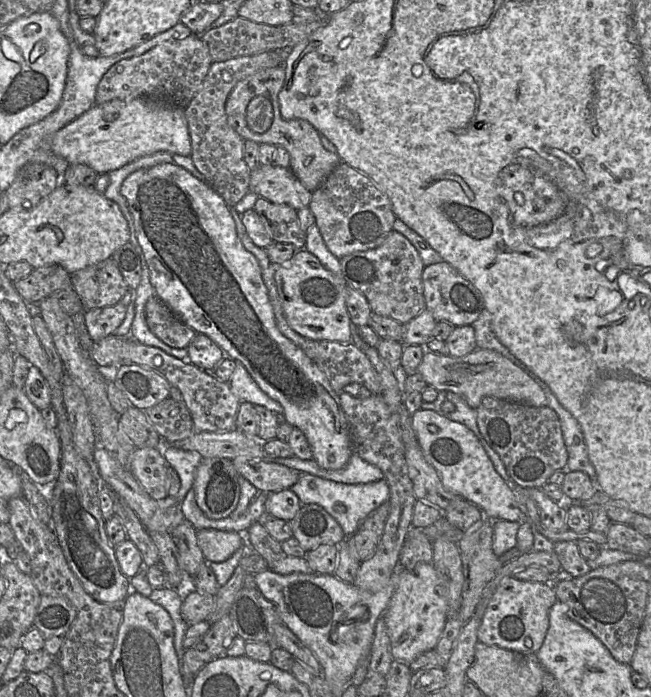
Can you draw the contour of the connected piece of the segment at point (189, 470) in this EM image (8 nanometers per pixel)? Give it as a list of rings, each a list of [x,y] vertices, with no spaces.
[[[163,443],[162,454],[168,464],[176,471],[180,478],[181,486],[174,500],[165,503],[178,503],[179,505],[193,487],[196,470],[203,457],[196,451],[186,451]]]

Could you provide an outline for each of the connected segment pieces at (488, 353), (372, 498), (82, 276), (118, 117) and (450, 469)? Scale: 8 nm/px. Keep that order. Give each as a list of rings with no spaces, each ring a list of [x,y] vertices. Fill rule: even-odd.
[[[476,349],[461,357],[426,352],[417,368],[417,373],[423,377],[428,386],[461,396],[473,409],[477,409],[483,398],[488,396],[532,407],[548,406],[548,400],[541,388],[541,383],[544,381],[527,366],[520,368],[495,350]]]
[[[302,473],[290,490],[297,495],[302,505],[317,504],[324,508],[340,524],[346,537],[355,534],[363,520],[390,498],[390,488],[386,479],[364,484],[344,484],[310,473]],[[337,503],[345,506],[345,512],[335,511]]]
[[[112,258],[71,274],[71,283],[84,310],[113,306],[119,303],[129,290]]]
[[[137,98],[94,104],[52,136],[51,149],[69,164],[84,164],[98,174],[104,174],[159,151],[190,156],[192,147],[183,108]]]
[[[419,409],[412,415],[412,427],[427,461],[436,469],[443,486],[448,491],[479,507],[485,517],[491,520],[519,521],[520,523],[527,520],[517,504],[510,485],[495,470],[491,459],[472,430],[462,423],[448,419],[443,413],[423,409]],[[429,425],[435,425],[437,431],[431,432]]]

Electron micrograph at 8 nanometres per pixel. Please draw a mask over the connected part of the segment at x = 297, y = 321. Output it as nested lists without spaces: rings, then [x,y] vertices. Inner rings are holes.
[[[301,249],[289,261],[277,266],[274,278],[285,318],[295,332],[310,340],[352,343],[354,326],[346,306],[347,284],[343,277],[335,275],[316,256]]]

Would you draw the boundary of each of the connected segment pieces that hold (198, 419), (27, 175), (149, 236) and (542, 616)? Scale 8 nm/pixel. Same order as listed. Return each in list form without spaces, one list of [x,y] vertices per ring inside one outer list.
[[[127,339],[121,349],[123,364],[136,364],[150,368],[176,387],[182,394],[183,402],[189,410],[195,432],[229,432],[236,428],[236,417],[240,405],[239,398],[232,392],[229,382],[222,382],[212,372],[167,354],[163,350]]]
[[[29,162],[17,173],[6,191],[10,209],[30,209],[37,206],[60,184],[56,170],[43,163]]]
[[[173,162],[158,164],[151,168],[140,169],[131,173],[124,180],[120,192],[125,198],[128,209],[132,215],[137,238],[143,250],[143,258],[145,258],[148,263],[155,296],[164,302],[196,333],[204,334],[214,341],[225,352],[225,357],[240,362],[247,369],[260,389],[270,398],[282,405],[284,410],[283,415],[286,422],[294,428],[300,429],[305,434],[313,453],[313,460],[315,460],[320,467],[329,470],[337,470],[346,466],[353,451],[349,439],[348,421],[340,404],[339,393],[336,393],[332,389],[324,372],[319,369],[306,353],[279,331],[258,260],[252,253],[245,249],[239,239],[234,218],[230,212],[230,207],[226,204],[224,199],[206,181],[198,180],[190,172]]]
[[[507,576],[499,583],[477,631],[478,641],[523,654],[535,654],[542,646],[548,627],[549,610],[556,602],[554,586]]]

